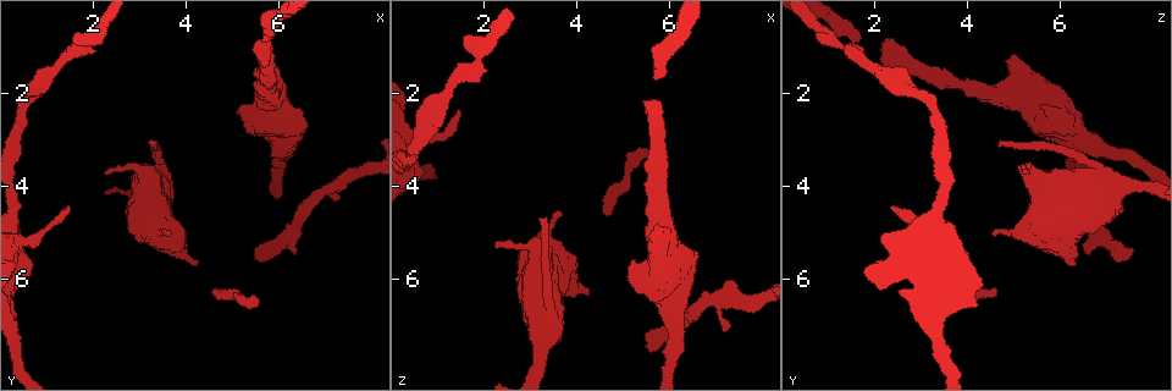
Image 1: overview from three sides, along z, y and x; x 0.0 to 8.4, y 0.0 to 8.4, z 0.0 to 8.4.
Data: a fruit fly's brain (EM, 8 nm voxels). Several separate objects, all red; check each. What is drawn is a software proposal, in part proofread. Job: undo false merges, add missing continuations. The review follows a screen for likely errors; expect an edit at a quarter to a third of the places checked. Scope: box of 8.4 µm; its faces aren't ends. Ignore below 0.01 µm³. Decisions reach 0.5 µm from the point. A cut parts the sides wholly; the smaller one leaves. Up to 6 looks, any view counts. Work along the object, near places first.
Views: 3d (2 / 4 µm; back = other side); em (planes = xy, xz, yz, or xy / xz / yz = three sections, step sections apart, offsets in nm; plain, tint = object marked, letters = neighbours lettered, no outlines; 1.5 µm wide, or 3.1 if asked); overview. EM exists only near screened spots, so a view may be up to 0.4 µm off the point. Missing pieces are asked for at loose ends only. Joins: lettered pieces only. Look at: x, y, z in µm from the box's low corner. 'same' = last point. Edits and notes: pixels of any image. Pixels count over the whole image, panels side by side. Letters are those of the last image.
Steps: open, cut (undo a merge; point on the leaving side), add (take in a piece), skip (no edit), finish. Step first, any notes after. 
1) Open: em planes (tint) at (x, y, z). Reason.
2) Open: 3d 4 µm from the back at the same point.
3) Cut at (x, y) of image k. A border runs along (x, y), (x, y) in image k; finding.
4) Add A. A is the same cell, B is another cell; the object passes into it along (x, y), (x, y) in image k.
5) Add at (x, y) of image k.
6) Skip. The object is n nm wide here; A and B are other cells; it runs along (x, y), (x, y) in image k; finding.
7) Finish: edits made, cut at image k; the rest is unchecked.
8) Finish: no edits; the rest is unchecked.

Open: 3d 2 µm at (4.60, 6.25, 4.65). Branch stops here.

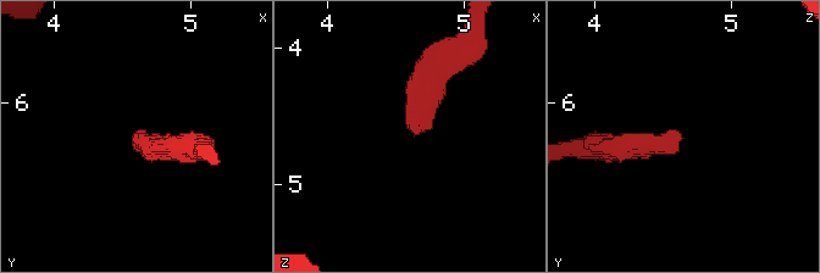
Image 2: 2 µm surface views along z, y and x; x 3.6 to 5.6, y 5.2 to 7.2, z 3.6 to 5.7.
Open: em planes (tint) at (4.62, 6.22, 4.62).

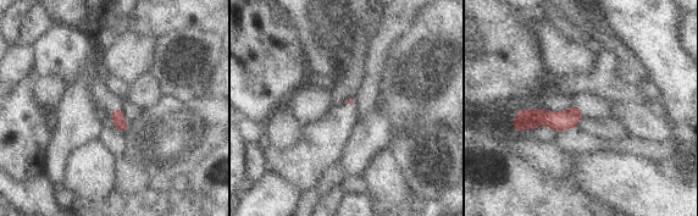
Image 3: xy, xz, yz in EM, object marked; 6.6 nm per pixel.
Open: em planes (letters) at the same point. See the neighbours.

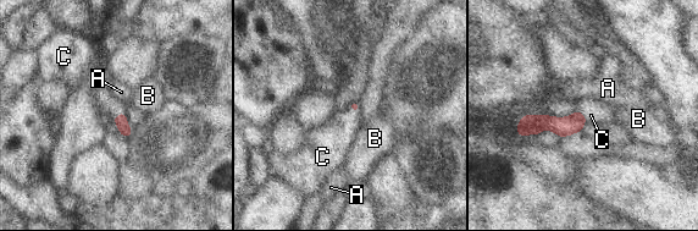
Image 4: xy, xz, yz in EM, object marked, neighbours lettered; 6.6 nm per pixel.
Add C. C is the same cell, A and B are other cells; the object passes into it along (563, 126), (582, 114), (592, 109) in image 4; it goes on there.

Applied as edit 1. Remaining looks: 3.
Open: em planes (tint) at (3.35, 3.60, 6.55). Abrupt turn.

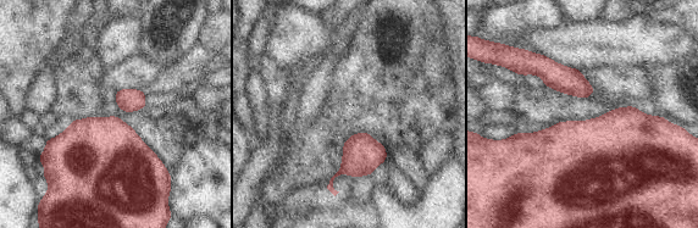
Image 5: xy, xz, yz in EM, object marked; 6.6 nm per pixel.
Open: em planes (letters) at the same point.

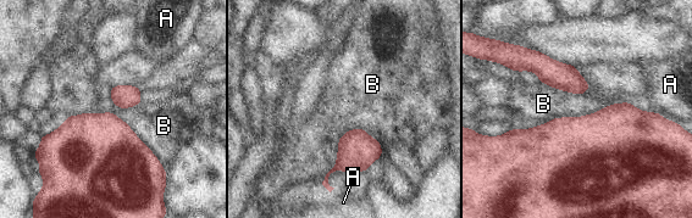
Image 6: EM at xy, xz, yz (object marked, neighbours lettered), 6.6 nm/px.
Skip. The object is 60 nm wide here; A and B are other cells; a border runs along (627, 101), (513, 129) in image 6; all the same neuron.

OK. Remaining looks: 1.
Finish: edits made, add at image 4; the rest is unchecked.

